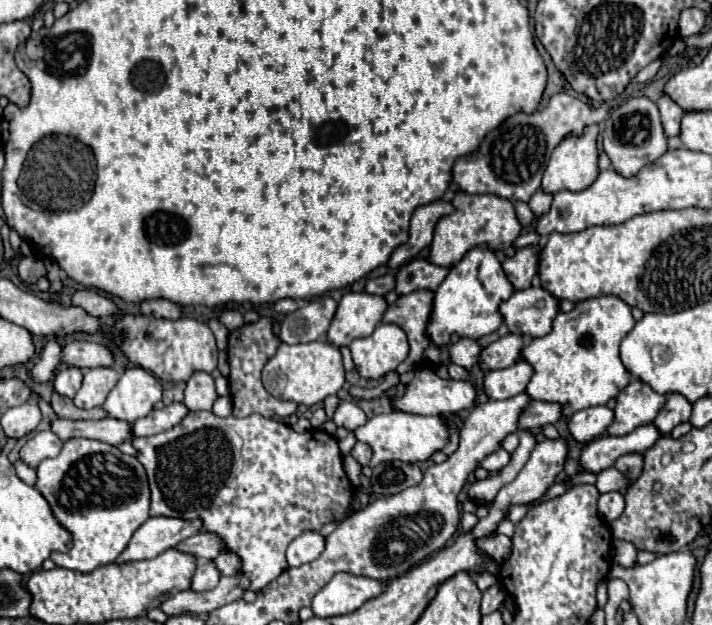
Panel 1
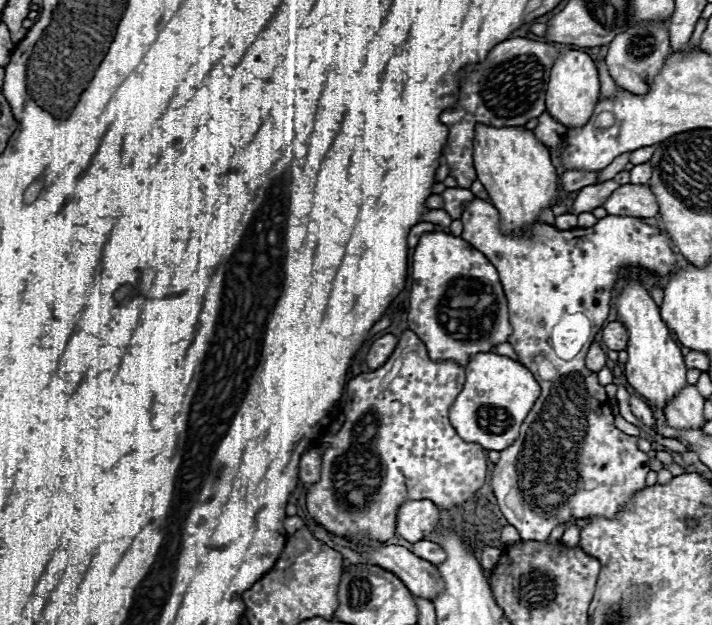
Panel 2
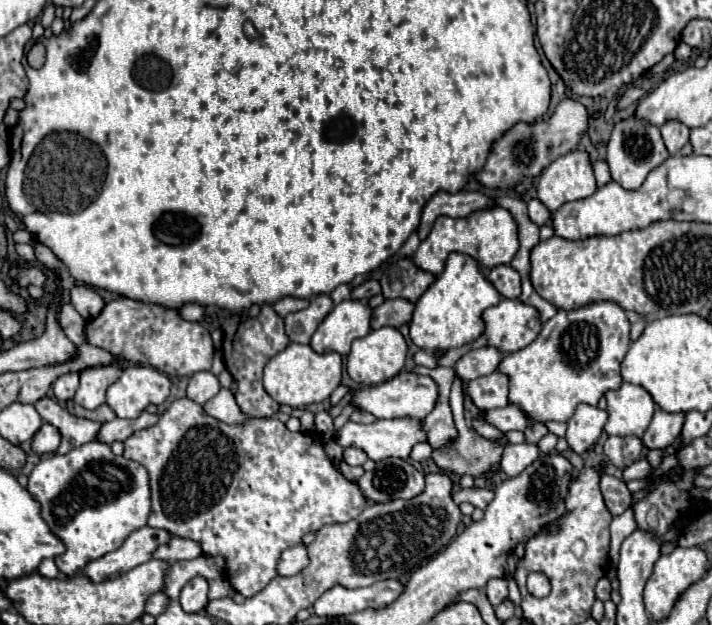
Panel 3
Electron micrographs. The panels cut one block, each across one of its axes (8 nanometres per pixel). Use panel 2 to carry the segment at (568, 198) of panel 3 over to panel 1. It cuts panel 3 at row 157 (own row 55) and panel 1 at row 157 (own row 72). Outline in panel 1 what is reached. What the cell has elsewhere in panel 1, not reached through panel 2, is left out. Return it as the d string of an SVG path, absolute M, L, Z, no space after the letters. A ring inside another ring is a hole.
M590 124L582 130L582 134L566 134L562 138L562 142L554 148L552 158L544 170L544 178L542 178L542 188L550 194L558 192L558 190L584 190L586 186L590 186L590 182L594 182L594 178L598 176L598 148L596 148L596 138L599 135L599 127L597 124Z

